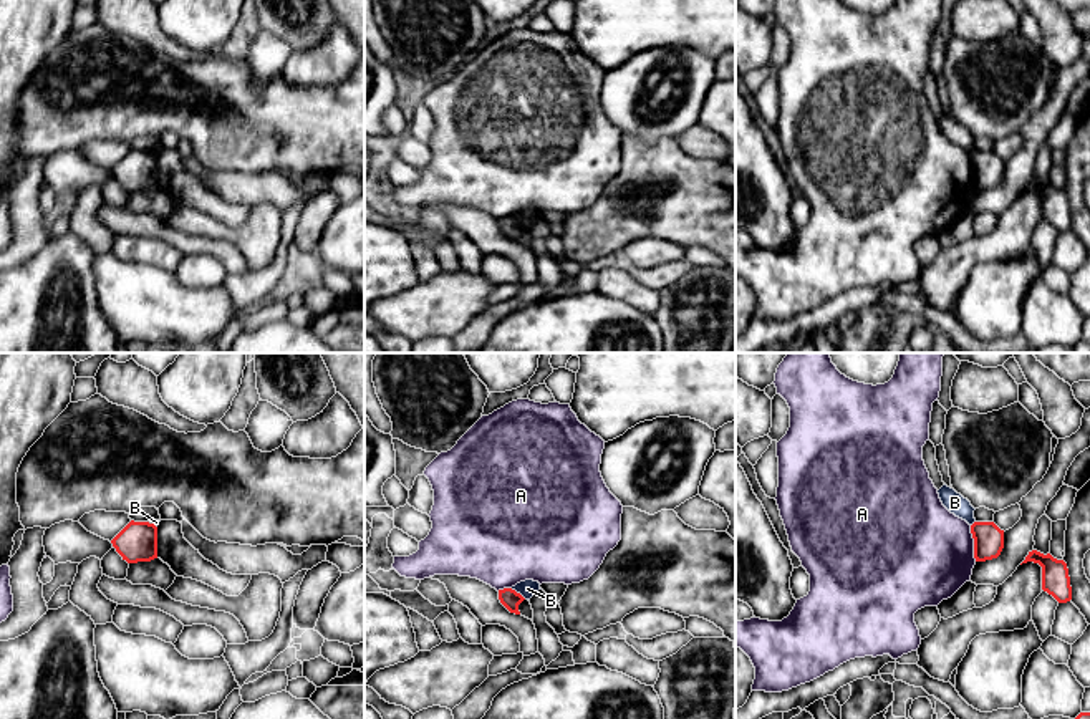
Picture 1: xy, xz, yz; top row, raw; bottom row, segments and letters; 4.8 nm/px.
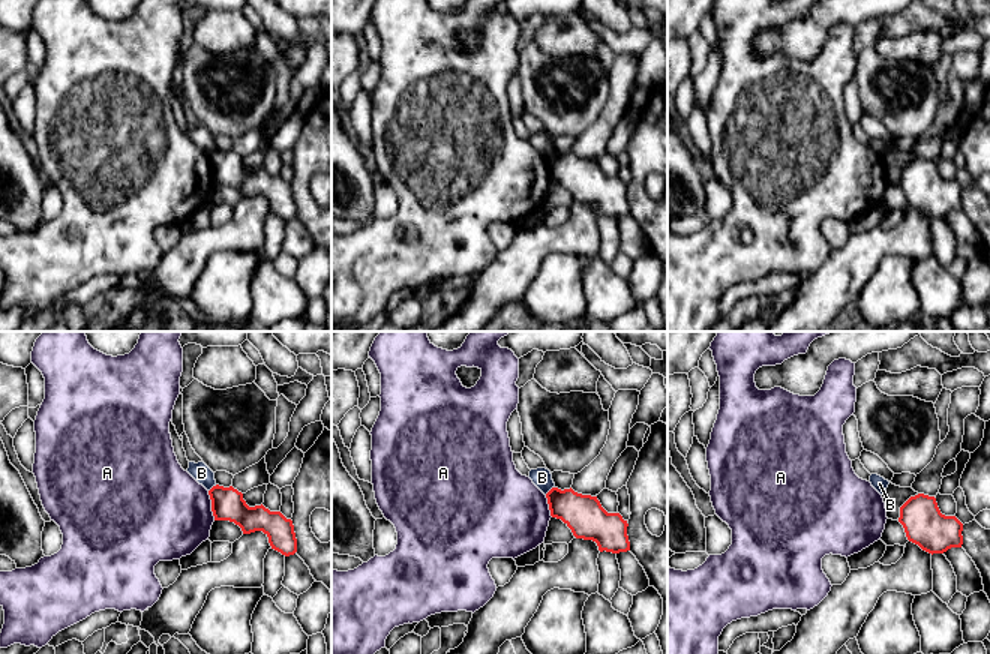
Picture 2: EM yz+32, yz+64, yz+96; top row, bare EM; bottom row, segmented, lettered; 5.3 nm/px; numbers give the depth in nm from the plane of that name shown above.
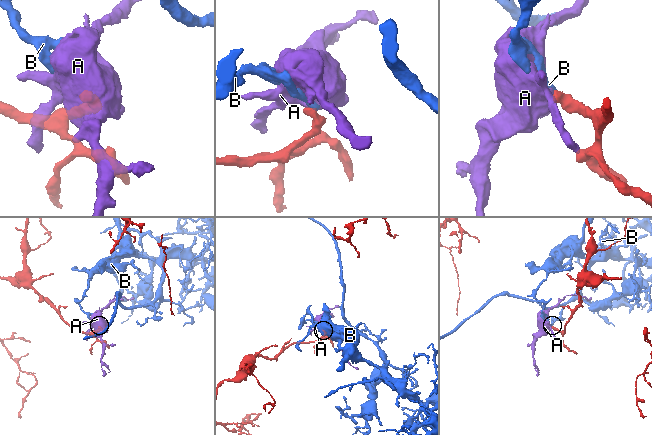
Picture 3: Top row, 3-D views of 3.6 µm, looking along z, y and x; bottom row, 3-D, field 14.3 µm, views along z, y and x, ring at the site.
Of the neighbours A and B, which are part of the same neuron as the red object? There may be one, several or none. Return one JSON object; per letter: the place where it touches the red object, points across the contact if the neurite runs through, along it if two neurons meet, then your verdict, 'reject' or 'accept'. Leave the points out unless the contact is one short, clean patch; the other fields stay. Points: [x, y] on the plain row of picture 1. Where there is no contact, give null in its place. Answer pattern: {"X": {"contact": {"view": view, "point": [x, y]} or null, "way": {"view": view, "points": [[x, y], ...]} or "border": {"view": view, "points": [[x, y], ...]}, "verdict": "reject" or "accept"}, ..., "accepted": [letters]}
{"A": {"contact": {"view": "yz", "point": [974, 173]}, "border": {"view": "yz", "points": [[969, 154], [976, 189]]}, "verdict": "reject"}, "B": {"contact": {"view": "xz", "point": [519, 222]}, "border": {"view": "xz", "points": [[511, 217], [525, 227]]}, "verdict": "reject"}, "accepted": []}

